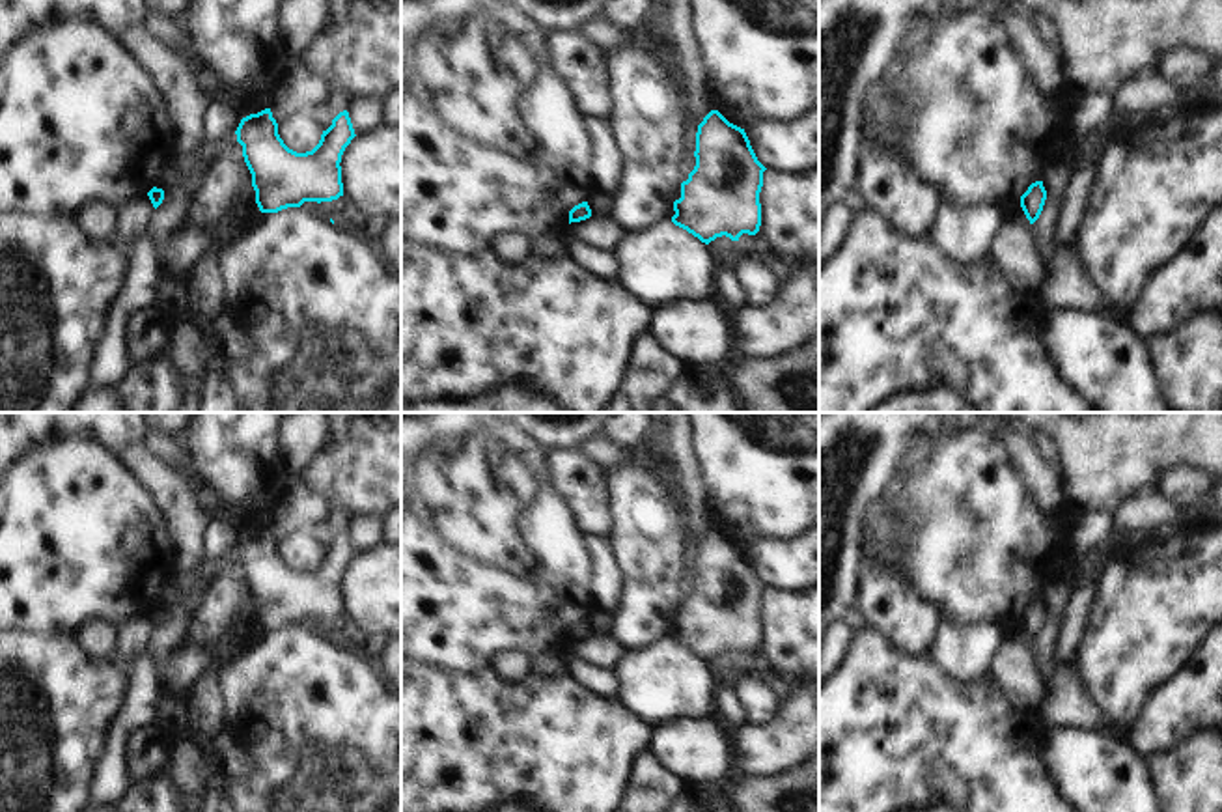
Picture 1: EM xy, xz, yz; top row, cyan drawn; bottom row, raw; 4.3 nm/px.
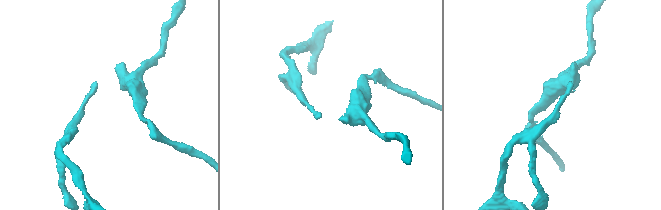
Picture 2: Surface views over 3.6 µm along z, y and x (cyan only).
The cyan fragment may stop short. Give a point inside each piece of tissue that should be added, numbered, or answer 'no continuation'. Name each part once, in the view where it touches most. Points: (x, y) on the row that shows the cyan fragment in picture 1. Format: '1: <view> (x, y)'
no continuation

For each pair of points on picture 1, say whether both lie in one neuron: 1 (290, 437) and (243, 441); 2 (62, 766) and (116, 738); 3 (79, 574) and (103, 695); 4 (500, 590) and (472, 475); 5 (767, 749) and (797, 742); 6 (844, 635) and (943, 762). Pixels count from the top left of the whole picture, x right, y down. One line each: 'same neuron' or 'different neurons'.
1: different neurons
2: different neurons
3: different neurons
4: same neuron
5: same neuron
6: different neurons

